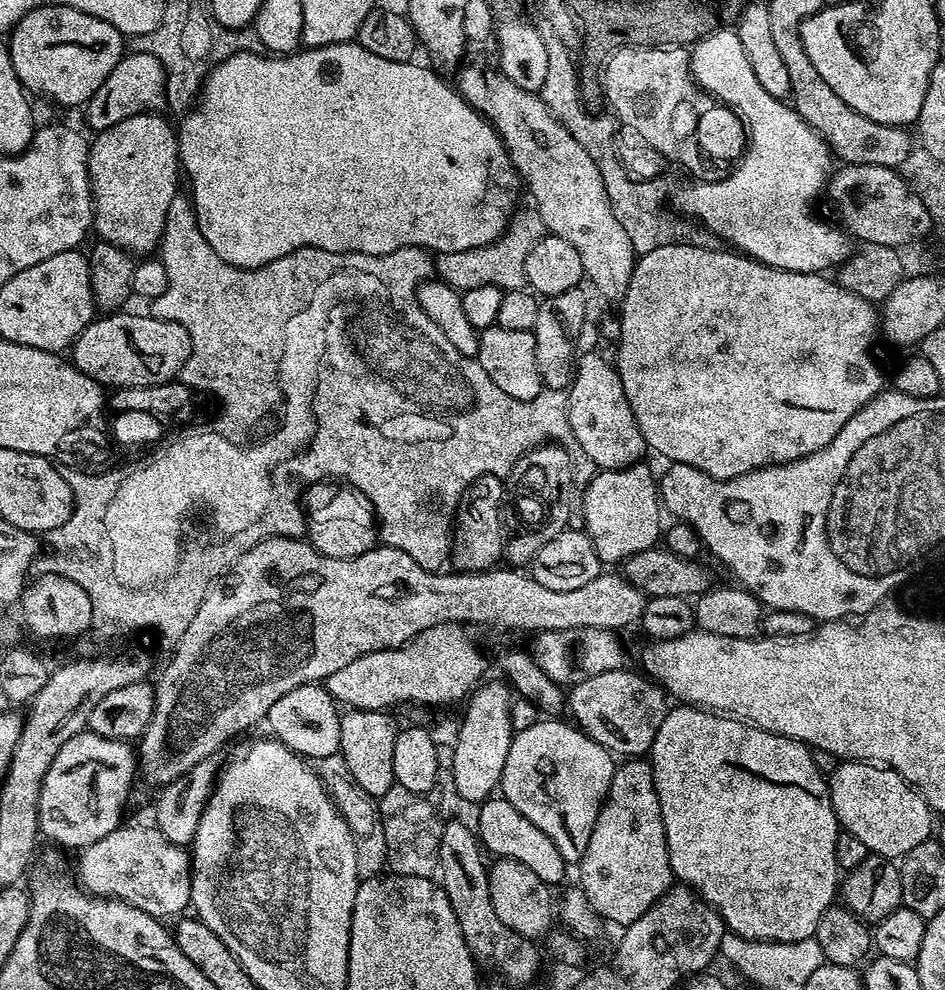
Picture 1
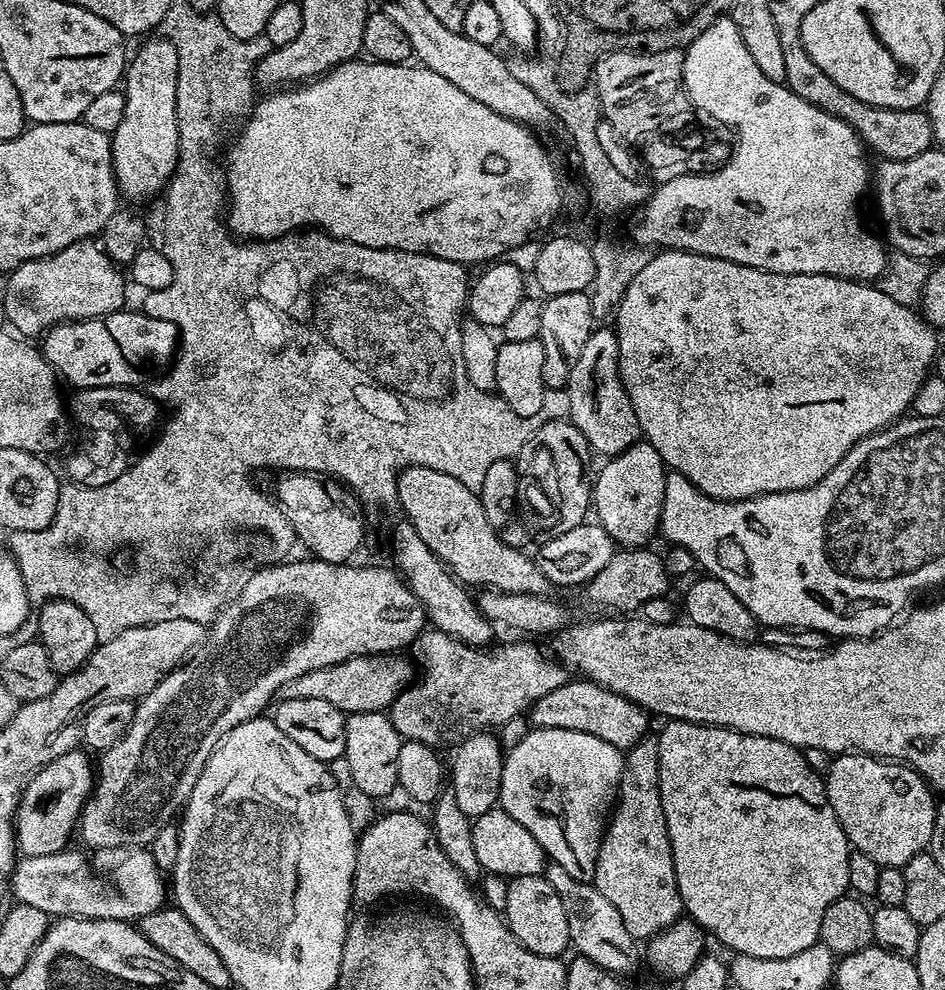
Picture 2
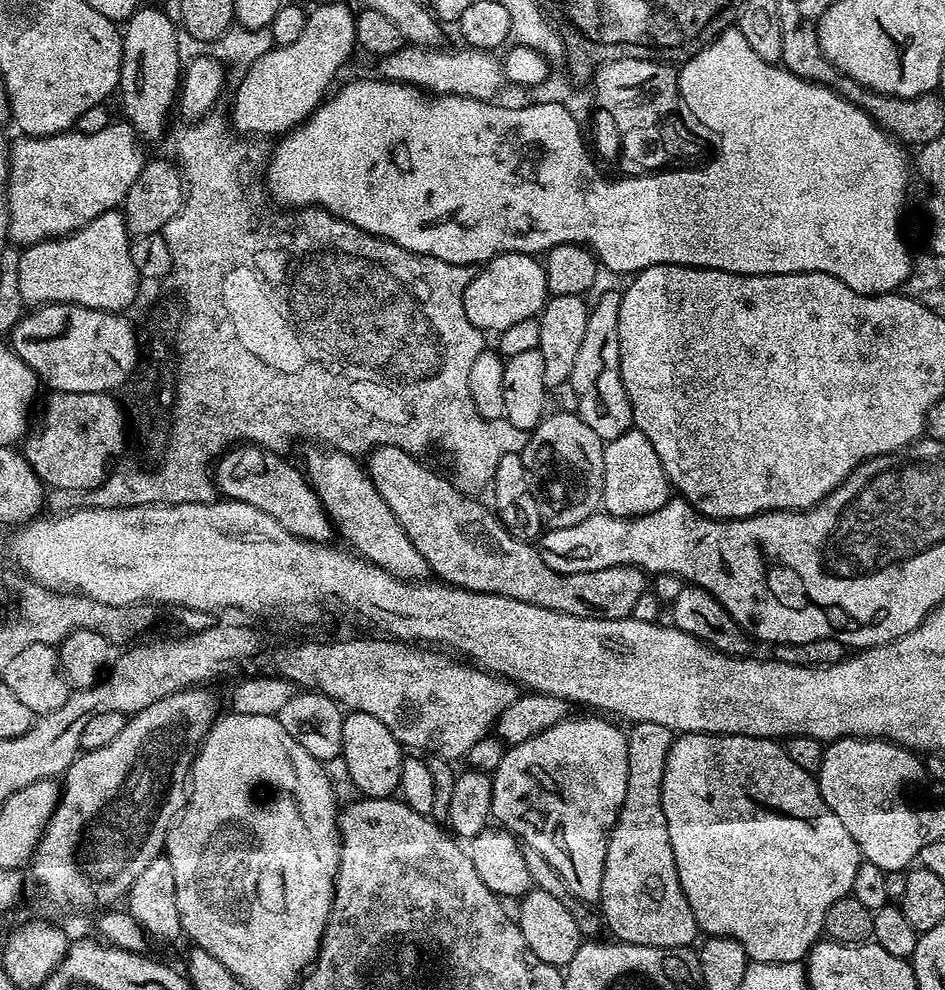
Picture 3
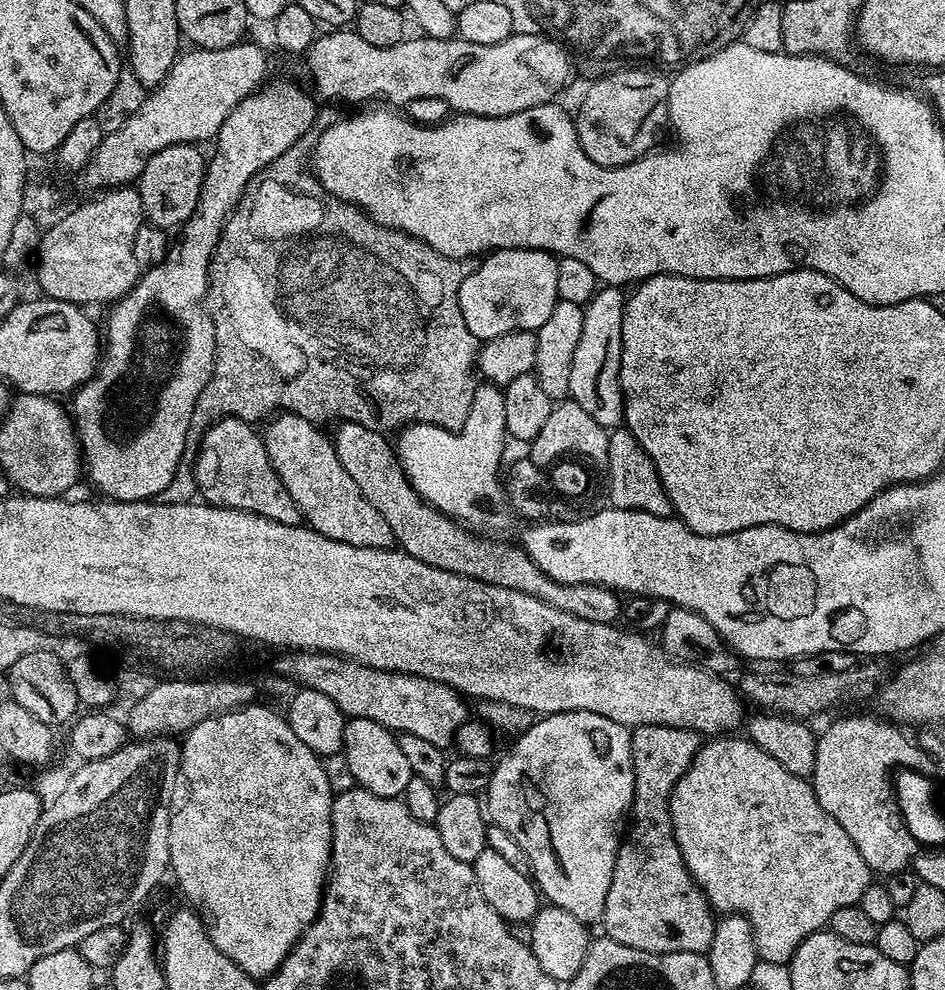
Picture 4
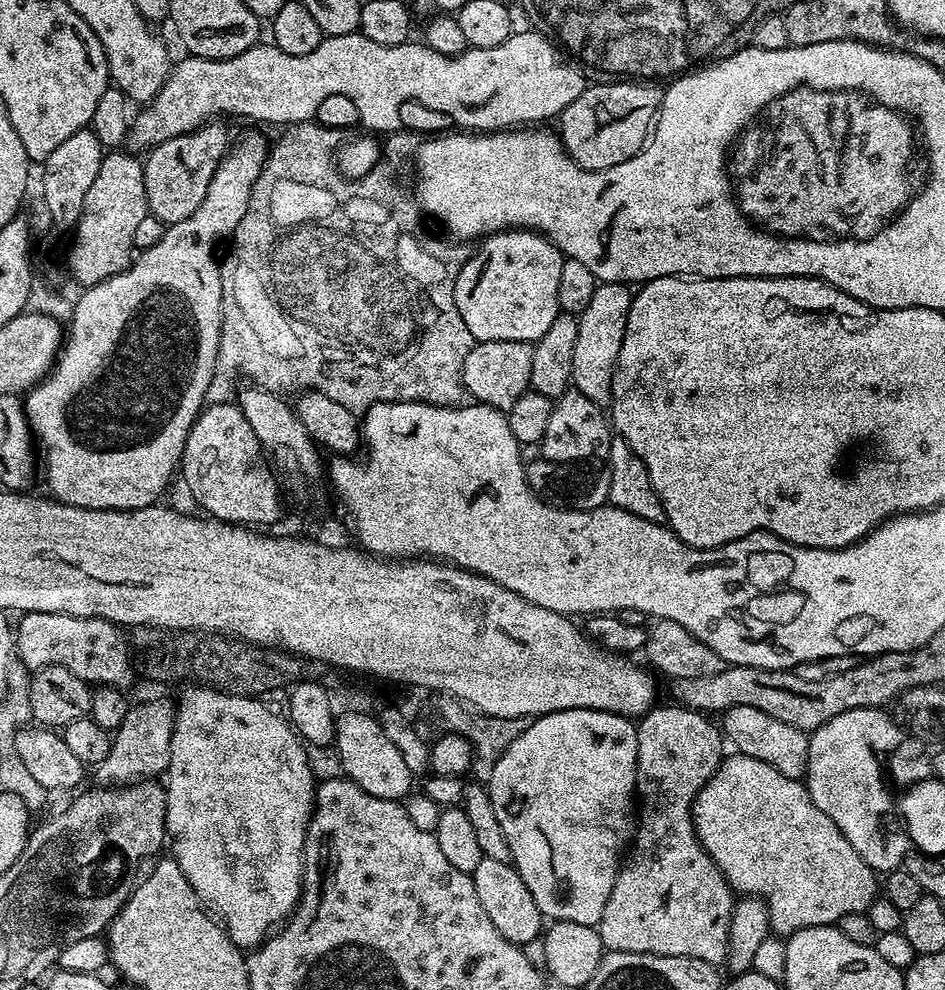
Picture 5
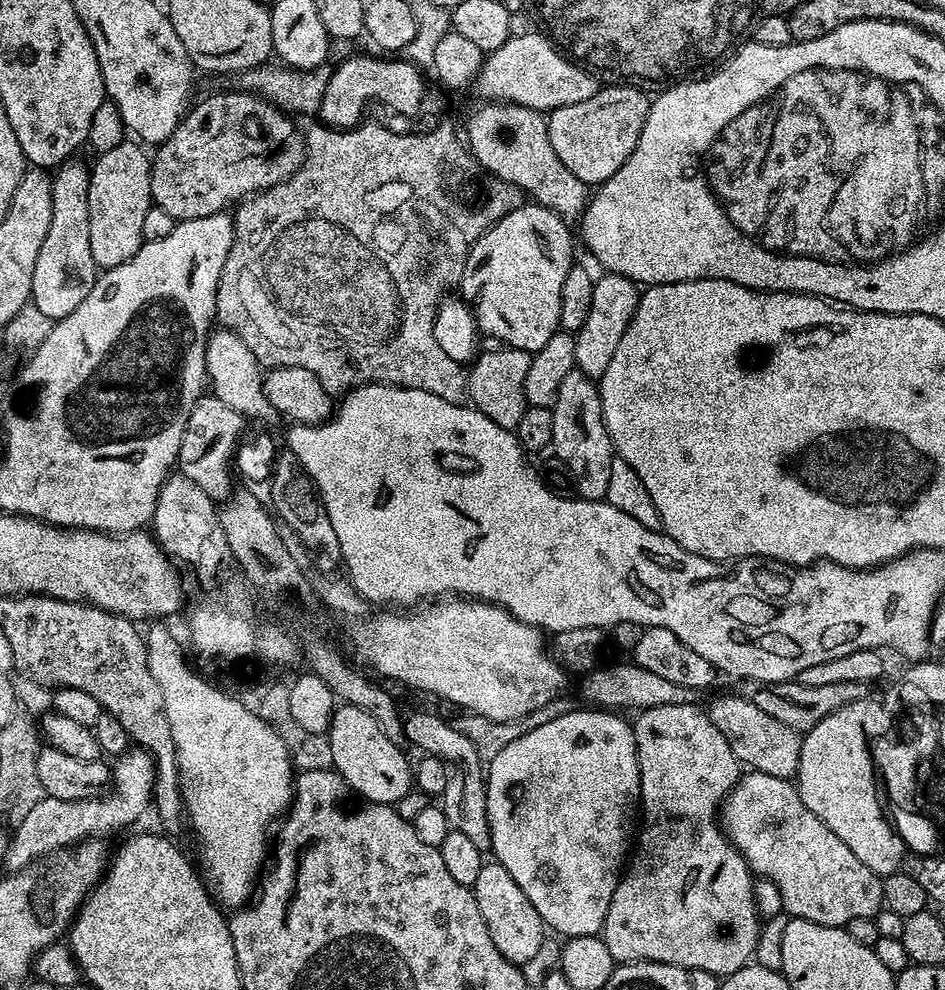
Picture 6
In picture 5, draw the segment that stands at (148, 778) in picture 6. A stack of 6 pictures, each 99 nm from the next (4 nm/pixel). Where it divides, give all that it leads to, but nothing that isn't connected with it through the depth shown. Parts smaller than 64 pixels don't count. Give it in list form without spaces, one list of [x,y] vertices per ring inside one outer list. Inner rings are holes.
[[[148,700],[145,704],[133,703],[122,726],[112,736],[110,754],[98,765],[101,781],[112,786],[123,786],[145,778],[156,778],[167,773],[170,762],[170,742],[176,725],[173,701]]]

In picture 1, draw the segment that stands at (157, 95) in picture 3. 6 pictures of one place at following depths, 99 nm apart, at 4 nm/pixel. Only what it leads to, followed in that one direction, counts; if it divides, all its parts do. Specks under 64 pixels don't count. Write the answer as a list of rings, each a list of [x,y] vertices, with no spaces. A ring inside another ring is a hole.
[[[143,112],[134,118],[126,118],[126,122],[118,122],[118,126],[110,126],[105,132],[95,133],[94,139],[91,141],[88,150],[88,168],[89,168],[89,182],[92,186],[92,202],[93,202],[93,218],[94,218],[94,232],[100,236],[99,239],[106,244],[113,244],[114,247],[120,248],[124,252],[133,254],[152,254],[157,251],[160,243],[160,235],[164,232],[164,223],[166,222],[166,214],[170,210],[170,202],[178,195],[176,188],[182,184],[182,169],[180,167],[180,141],[178,139],[178,132],[175,127],[172,128],[163,120],[163,115],[153,114],[150,112]]]

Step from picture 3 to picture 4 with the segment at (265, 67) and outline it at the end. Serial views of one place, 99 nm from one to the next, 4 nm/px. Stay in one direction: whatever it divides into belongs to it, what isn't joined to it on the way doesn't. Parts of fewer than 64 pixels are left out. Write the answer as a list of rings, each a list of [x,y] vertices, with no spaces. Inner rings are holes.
[[[275,79],[265,83],[259,92],[251,92],[245,100],[238,102],[238,106],[234,106],[234,110],[226,118],[226,122],[222,122],[218,134],[214,137],[216,149],[213,150],[212,156],[210,152],[206,160],[204,181],[202,182],[200,197],[198,198],[198,206],[190,219],[182,226],[181,232],[184,233],[180,236],[180,245],[178,245],[177,248],[175,245],[174,250],[169,251],[168,256],[161,264],[155,264],[153,268],[147,269],[147,271],[141,275],[140,279],[136,281],[136,285],[134,285],[122,299],[115,301],[115,303],[107,309],[107,312],[109,311],[108,333],[105,331],[102,336],[100,367],[96,369],[92,379],[87,380],[81,388],[71,393],[70,400],[72,400],[72,404],[70,403],[70,415],[76,426],[76,434],[80,438],[82,464],[86,469],[86,480],[88,476],[89,482],[104,495],[101,497],[107,498],[108,500],[151,501],[153,498],[163,497],[164,491],[170,486],[174,474],[180,469],[180,465],[185,459],[184,447],[190,443],[188,431],[192,425],[194,406],[198,402],[198,398],[202,394],[206,382],[212,376],[212,367],[216,365],[214,326],[212,325],[212,316],[208,313],[206,307],[206,301],[208,299],[208,268],[212,265],[212,256],[216,252],[216,247],[220,241],[220,235],[224,229],[224,223],[228,221],[230,213],[236,209],[236,203],[244,197],[244,191],[248,189],[248,185],[251,184],[253,180],[257,179],[257,177],[263,173],[264,169],[267,168],[269,164],[273,164],[278,157],[297,147],[297,145],[303,141],[300,139],[302,139],[316,124],[317,101],[313,99],[311,95],[308,97],[298,85],[291,84],[288,80],[274,80]]]

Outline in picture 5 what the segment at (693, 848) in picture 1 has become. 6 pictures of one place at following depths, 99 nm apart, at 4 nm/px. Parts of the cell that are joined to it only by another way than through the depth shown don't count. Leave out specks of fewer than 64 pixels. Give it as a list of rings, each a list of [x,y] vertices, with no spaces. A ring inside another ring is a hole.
[[[725,755],[716,773],[692,802],[692,824],[700,844],[718,866],[729,888],[733,893],[763,900],[768,908],[770,929],[781,938],[803,928],[835,925],[846,914],[867,912],[878,899],[877,873],[846,842],[842,830],[814,806],[807,787],[799,780],[786,778],[786,774],[778,774],[774,766],[766,766],[758,758]]]

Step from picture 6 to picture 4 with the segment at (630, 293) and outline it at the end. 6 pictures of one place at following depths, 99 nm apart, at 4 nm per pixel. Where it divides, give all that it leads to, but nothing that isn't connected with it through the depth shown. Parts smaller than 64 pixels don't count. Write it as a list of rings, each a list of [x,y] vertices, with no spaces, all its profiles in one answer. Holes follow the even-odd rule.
[[[620,286],[601,287],[584,305],[582,335],[578,338],[578,350],[574,350],[574,366],[570,366],[569,397],[609,430],[621,427],[624,418],[624,395],[620,389],[620,363],[622,362],[622,318],[626,292]]]

